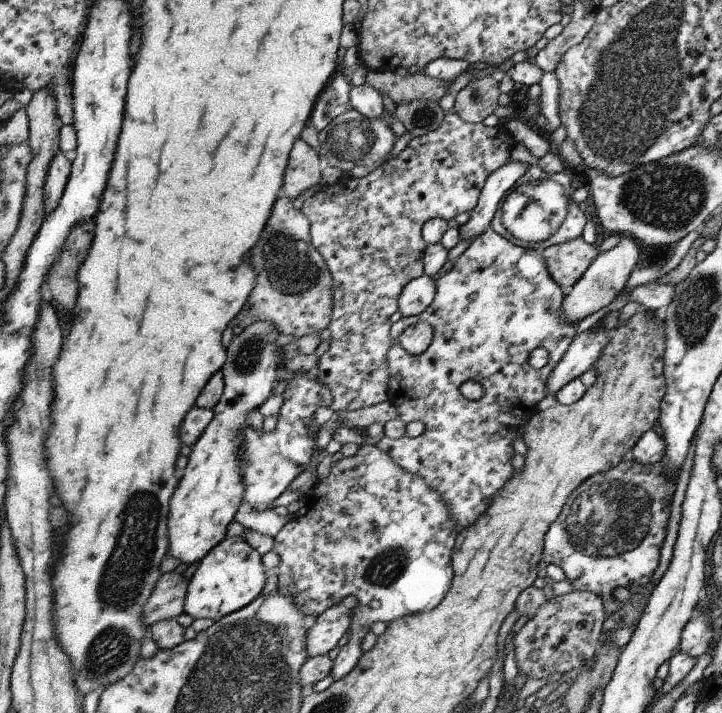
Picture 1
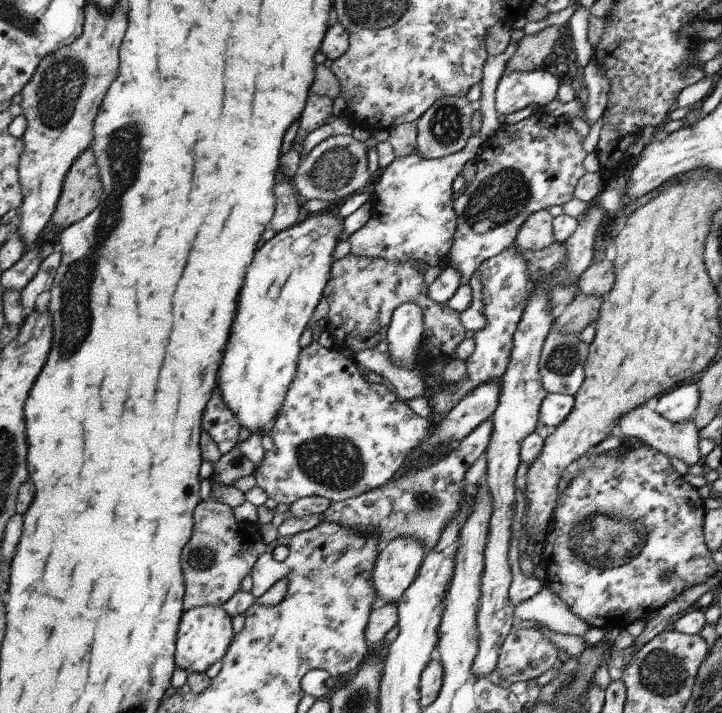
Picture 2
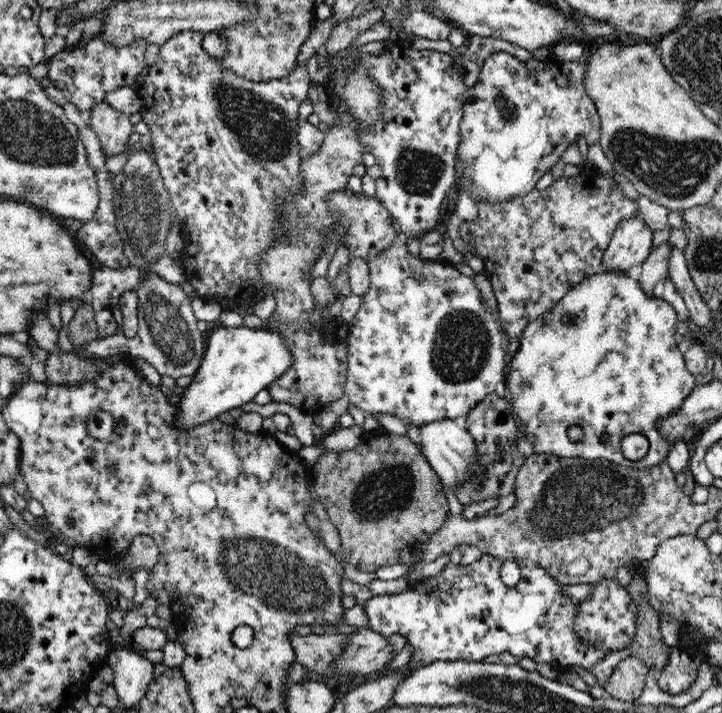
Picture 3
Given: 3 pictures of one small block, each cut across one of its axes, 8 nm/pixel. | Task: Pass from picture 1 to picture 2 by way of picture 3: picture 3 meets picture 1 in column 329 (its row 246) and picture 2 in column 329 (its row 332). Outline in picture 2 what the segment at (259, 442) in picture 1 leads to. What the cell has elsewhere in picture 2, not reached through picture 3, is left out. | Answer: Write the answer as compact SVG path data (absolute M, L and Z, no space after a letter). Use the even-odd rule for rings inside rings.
M312 341L307 347L300 351L299 363L294 380L290 383L284 402L278 411L273 424L268 430L269 436L274 441L274 448L264 453L262 462L253 472L256 479L256 485L260 486L266 492L269 498L274 502L291 505L295 500L302 497L319 496L332 501L343 501L352 497L360 496L368 491L385 485L388 481L394 479L396 472L400 472L400 466L405 464L405 458L416 448L430 432L431 422L424 417L418 416L406 401L399 399L397 393L391 391L384 383L370 383L364 379L364 376L358 371L357 363L347 352L338 350L336 347L325 348L318 341Z

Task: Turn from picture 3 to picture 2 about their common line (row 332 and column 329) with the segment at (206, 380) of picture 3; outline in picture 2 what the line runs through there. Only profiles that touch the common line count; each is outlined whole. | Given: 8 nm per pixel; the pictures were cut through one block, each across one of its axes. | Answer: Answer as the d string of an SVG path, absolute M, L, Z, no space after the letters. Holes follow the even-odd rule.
M330 210L316 215L305 214L293 227L276 233L272 239L266 241L264 246L254 254L254 260L252 260L250 268L246 270L246 280L244 280L242 292L240 292L240 296L238 296L238 310L236 310L236 316L234 316L234 322L232 322L230 340L228 340L228 346L226 346L224 362L222 362L222 366L220 366L220 392L226 406L238 417L241 427L247 428L251 434L256 431L260 431L261 434L268 433L266 428L270 426L270 421L274 422L274 418L276 418L284 402L290 383L294 380L298 366L296 358L300 356L301 351L300 336L302 336L302 332L306 330L307 326L310 326L308 322L310 322L310 318L312 318L312 312L314 312L314 309L318 306L318 302L320 302L320 298L323 296L324 288L326 288L330 280L330 271L334 264L332 254L334 254L336 244L341 241L340 234L344 232L344 219L345 218L332 213Z

